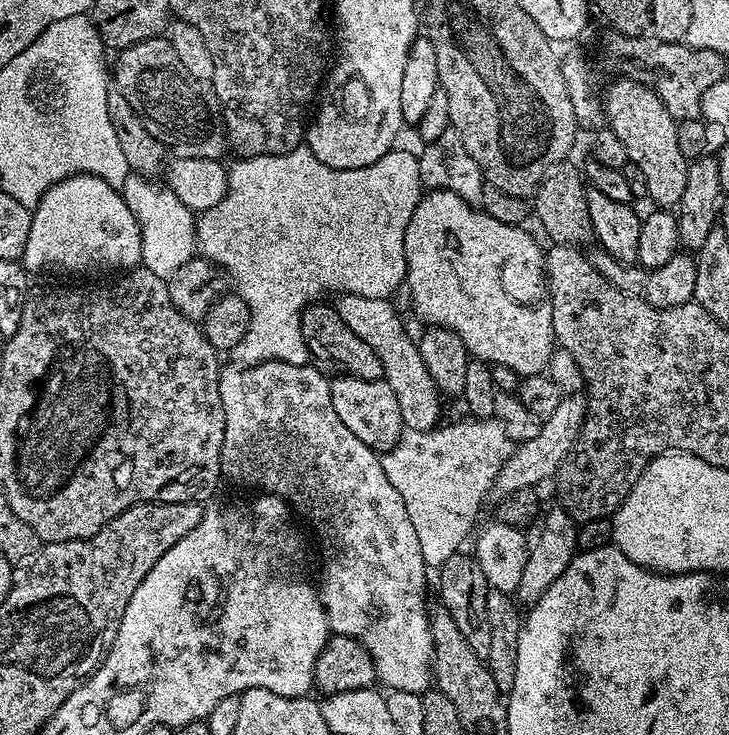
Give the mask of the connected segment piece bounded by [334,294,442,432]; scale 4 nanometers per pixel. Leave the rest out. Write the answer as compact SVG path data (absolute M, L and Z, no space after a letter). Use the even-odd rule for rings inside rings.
M358 294L337 295L334 307L358 338L366 342L378 354L378 362L382 362L384 375L382 377L390 386L394 398L398 402L398 410L402 410L402 422L409 432L430 432L437 427L440 416L441 395L436 391L436 384L425 370L420 353L420 345L415 339L408 337L396 308L391 299L362 298Z

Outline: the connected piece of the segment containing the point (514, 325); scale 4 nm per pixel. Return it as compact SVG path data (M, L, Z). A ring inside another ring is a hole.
M443 190L429 191L418 202L404 243L408 267L406 292L408 288L412 295L412 308L425 320L425 325L454 330L475 359L489 365L508 366L520 378L541 375L548 367L556 338L552 306L546 299L545 285L540 281L542 247L527 232L527 227L498 222L498 218L490 218L487 212L475 212L472 208L475 207L458 194ZM512 280L532 281L525 292L519 292L512 288Z

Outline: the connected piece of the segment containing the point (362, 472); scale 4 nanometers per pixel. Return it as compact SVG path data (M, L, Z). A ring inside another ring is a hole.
M281 360L221 367L220 397L226 414L226 430L220 475L240 488L257 488L257 493L280 497L297 517L305 516L312 523L324 547L318 591L329 629L337 636L349 636L366 646L376 668L376 679L385 684L385 689L423 694L429 691L434 680L428 604L430 569L422 558L418 536L414 534L402 496L390 486L378 453L366 446L366 442L354 438L342 418L334 414L332 385L323 374L311 363L294 366Z

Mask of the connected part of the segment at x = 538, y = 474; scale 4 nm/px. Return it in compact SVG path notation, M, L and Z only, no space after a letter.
M568 394L561 398L554 414L550 414L550 418L541 423L536 437L530 438L530 442L522 442L513 447L510 458L506 458L506 462L500 467L495 487L507 494L519 488L532 488L543 480L551 481L559 472L560 463L575 449L576 436L587 412L588 401L583 395Z

